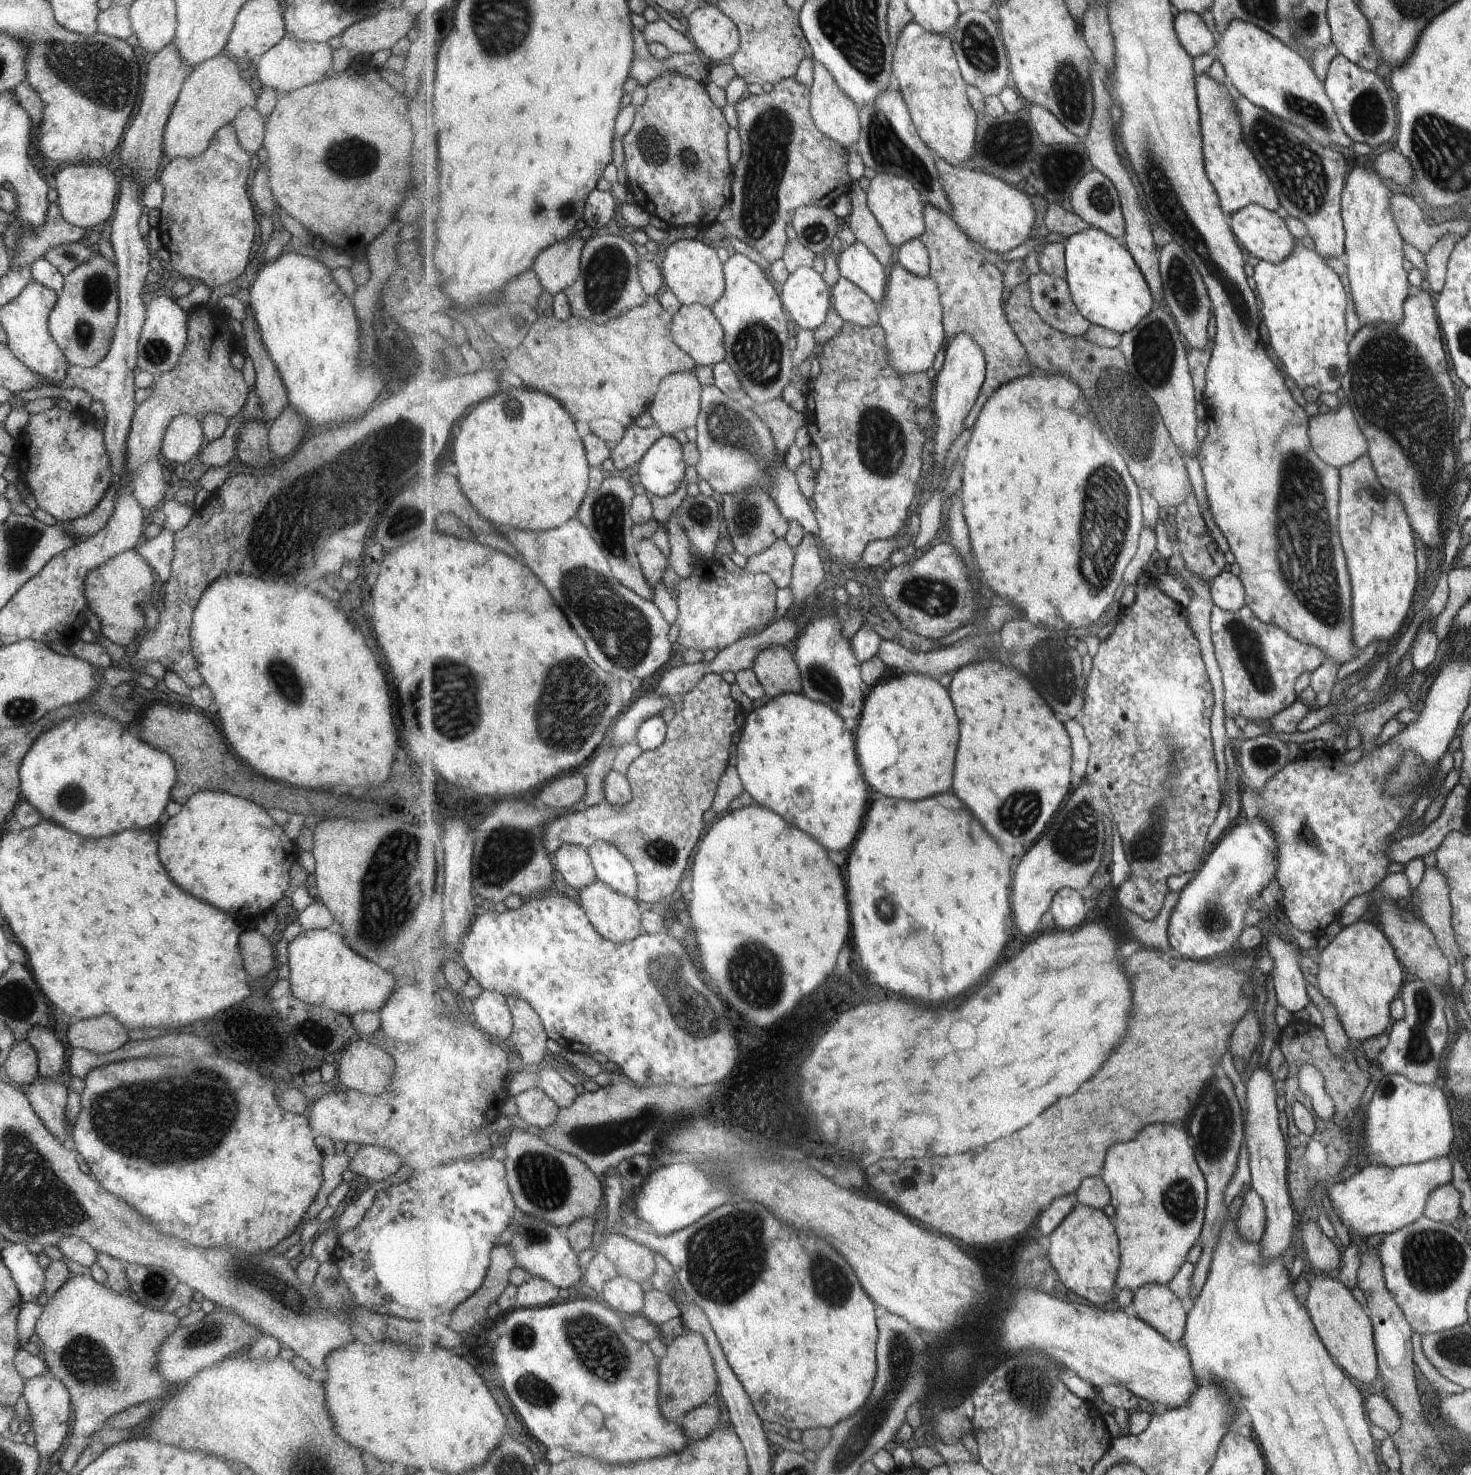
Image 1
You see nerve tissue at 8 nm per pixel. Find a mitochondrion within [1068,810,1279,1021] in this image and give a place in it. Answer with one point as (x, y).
(1214, 918)

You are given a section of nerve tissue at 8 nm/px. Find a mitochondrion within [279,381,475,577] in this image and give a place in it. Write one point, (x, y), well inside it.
(405, 520)

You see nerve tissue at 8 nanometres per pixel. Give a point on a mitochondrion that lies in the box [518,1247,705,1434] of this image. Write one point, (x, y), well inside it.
(596, 1344)

